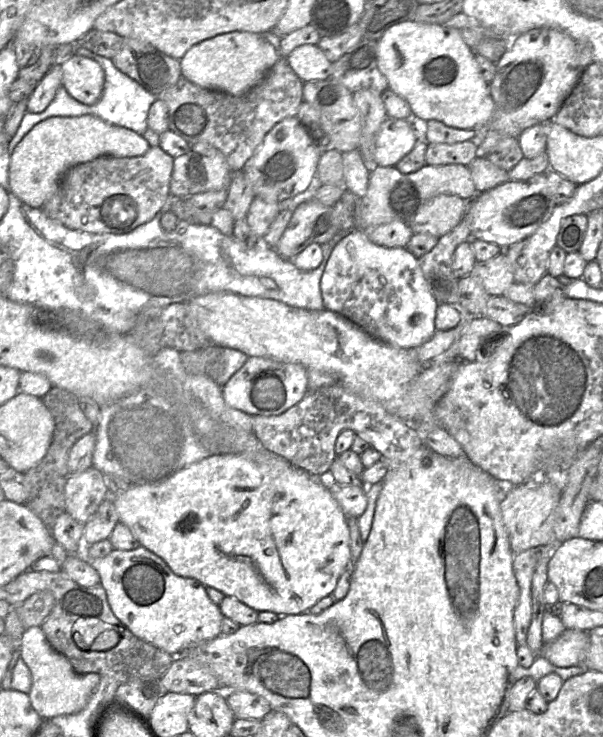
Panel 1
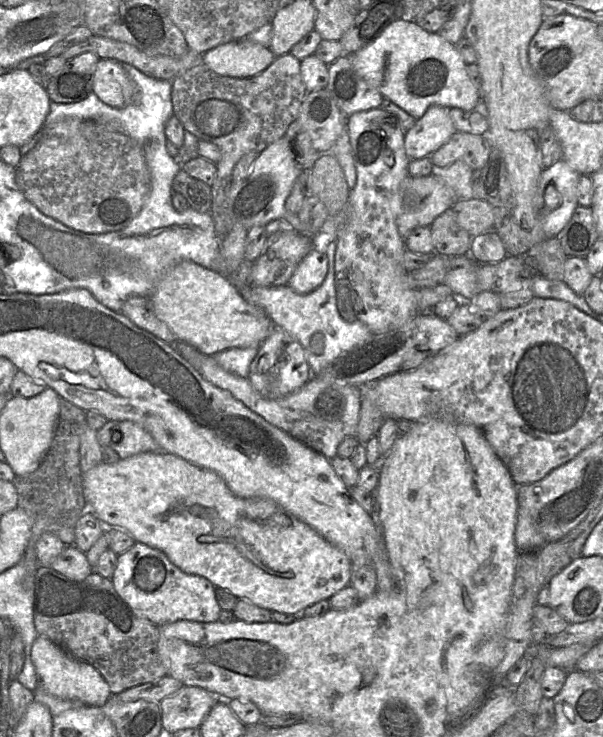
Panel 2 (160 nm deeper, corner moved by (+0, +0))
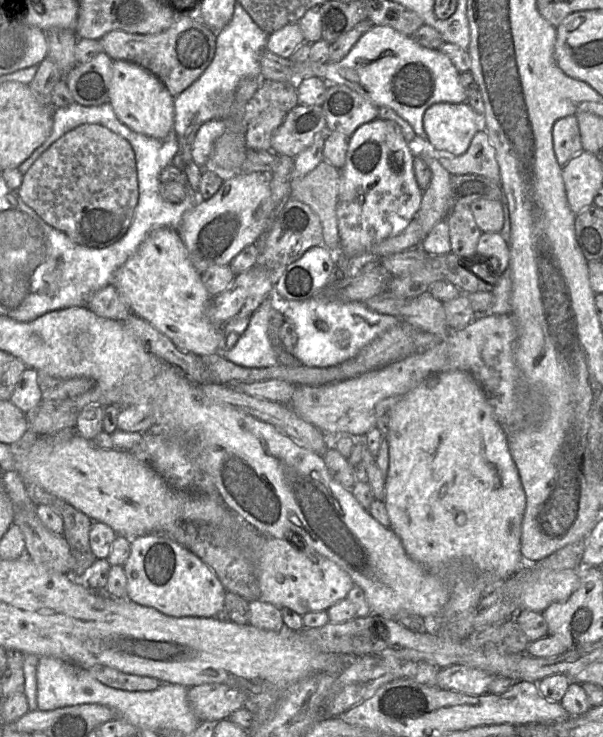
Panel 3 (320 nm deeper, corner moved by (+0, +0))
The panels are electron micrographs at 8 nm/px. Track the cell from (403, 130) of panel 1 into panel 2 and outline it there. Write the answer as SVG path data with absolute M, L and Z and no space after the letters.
M437 105L430 106L405 133L406 154L410 160L430 157L455 133L449 109Z

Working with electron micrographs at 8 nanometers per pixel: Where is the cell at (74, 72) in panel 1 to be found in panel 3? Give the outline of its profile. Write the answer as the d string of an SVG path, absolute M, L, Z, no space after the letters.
M125 60L113 61L108 102L119 120L135 132L164 139L173 130L174 97L155 75L135 63Z

